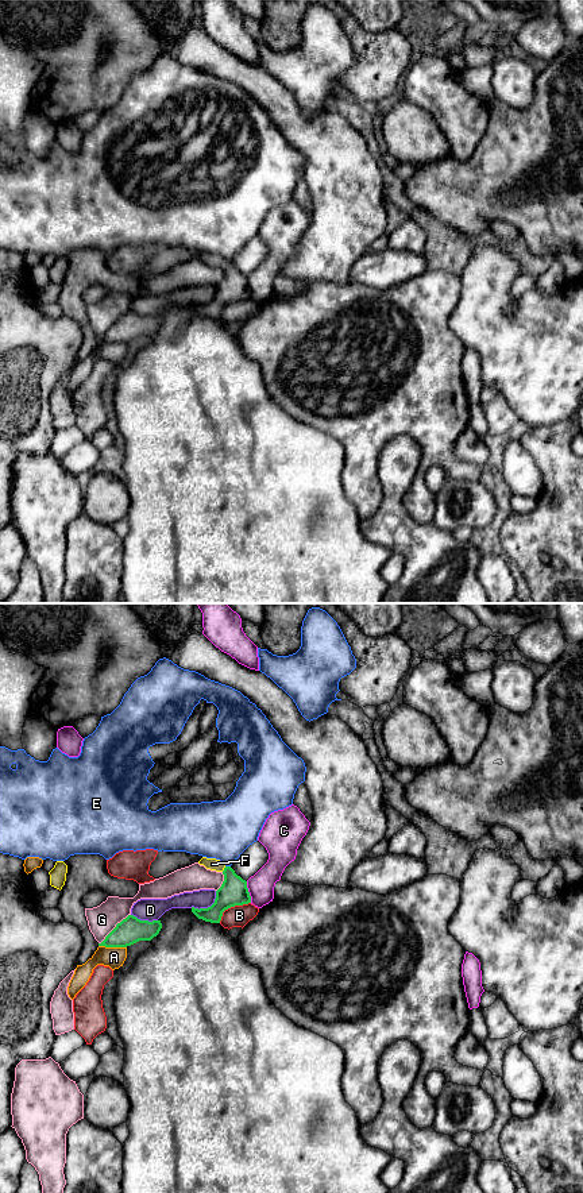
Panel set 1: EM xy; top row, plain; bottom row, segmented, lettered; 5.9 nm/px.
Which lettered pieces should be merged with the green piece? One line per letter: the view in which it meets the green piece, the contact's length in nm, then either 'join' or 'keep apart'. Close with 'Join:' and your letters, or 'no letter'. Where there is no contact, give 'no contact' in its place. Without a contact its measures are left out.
A: contact in xy; length 170 nm; keep apart
B: contact in xy; length 220 nm; keep apart
C: contact in xy; length 130 nm; keep apart
D: contact in xy; length 190 nm; keep apart
E: contact in xy; length 30 nm; keep apart
F: contact in xy; length 40 nm; join
G: contact in xy; length 260 nm; keep apart
Join: F

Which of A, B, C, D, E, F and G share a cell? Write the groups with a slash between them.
A / B / C / D / E / F / G

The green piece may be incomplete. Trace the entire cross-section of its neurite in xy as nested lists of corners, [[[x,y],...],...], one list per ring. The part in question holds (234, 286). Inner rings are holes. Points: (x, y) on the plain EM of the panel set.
[[[202,252],[198,256],[206,265],[221,267],[224,277],[216,286],[215,298],[208,304],[194,304],[192,308],[205,317],[220,318],[223,308],[235,301],[251,298],[247,277],[235,269],[231,262],[225,262],[220,255]]]

